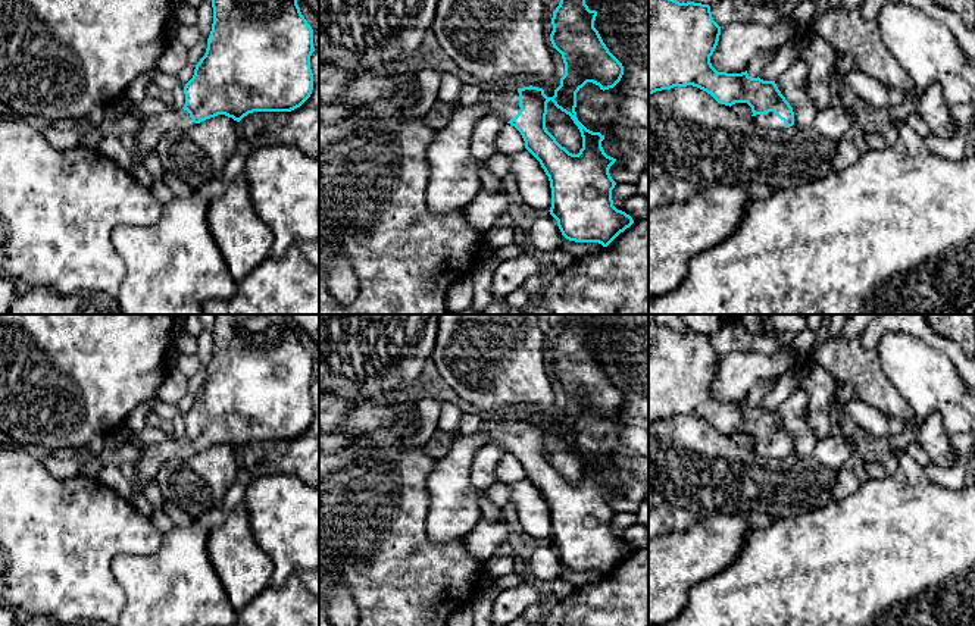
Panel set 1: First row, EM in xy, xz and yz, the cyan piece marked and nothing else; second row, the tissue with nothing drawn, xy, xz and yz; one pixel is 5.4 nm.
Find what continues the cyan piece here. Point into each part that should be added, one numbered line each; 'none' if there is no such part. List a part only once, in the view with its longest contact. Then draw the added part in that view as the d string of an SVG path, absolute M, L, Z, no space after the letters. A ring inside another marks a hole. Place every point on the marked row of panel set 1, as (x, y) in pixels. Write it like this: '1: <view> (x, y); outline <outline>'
1: yz (771, 121); outline M769 112L768 115L756 115L751 116L756 125L763 129L787 129L784 120L781 120L774 112Z

